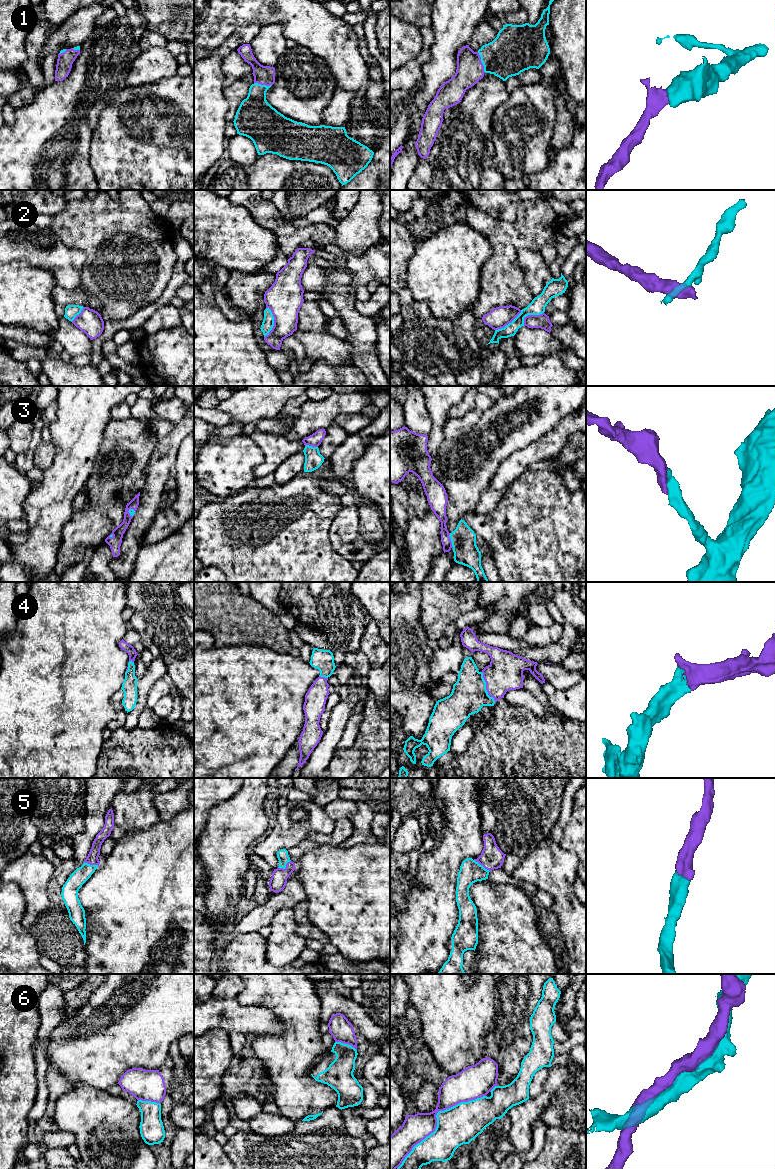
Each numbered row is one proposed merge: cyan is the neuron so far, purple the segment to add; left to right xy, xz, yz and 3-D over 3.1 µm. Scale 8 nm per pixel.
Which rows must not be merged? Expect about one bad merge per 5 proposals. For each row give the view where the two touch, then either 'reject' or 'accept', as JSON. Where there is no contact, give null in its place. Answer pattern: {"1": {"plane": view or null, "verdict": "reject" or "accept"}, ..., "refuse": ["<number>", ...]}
{"1": {"plane": "yz", "verdict": "accept"}, "2": {"plane": "xz", "verdict": "reject"}, "3": {"plane": "yz", "verdict": "accept"}, "4": {"plane": "yz", "verdict": "accept"}, "5": {"plane": "xz", "verdict": "accept"}, "6": {"plane": "yz", "verdict": "reject"}, "refuse": ["2", "6"]}

